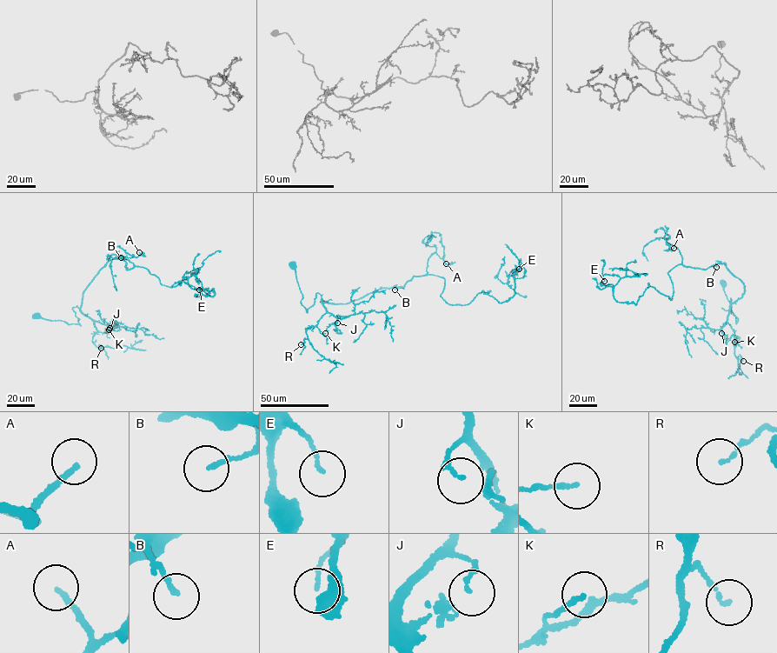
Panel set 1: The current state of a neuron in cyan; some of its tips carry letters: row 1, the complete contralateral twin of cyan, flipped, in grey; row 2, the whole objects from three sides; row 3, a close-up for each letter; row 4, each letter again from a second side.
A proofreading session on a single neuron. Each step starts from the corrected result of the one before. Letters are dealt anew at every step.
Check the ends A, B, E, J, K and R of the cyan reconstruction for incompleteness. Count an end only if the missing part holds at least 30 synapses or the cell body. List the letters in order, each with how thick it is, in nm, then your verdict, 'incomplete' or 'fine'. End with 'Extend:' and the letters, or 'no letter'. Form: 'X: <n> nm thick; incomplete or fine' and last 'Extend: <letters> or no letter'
A: 160 nm thick; incomplete
B: 130 nm thick; fine
E: 120 nm thick; fine
J: 110 nm thick; fine
K: 120 nm thick; fine
R: 120 nm thick; fine
Extend: A

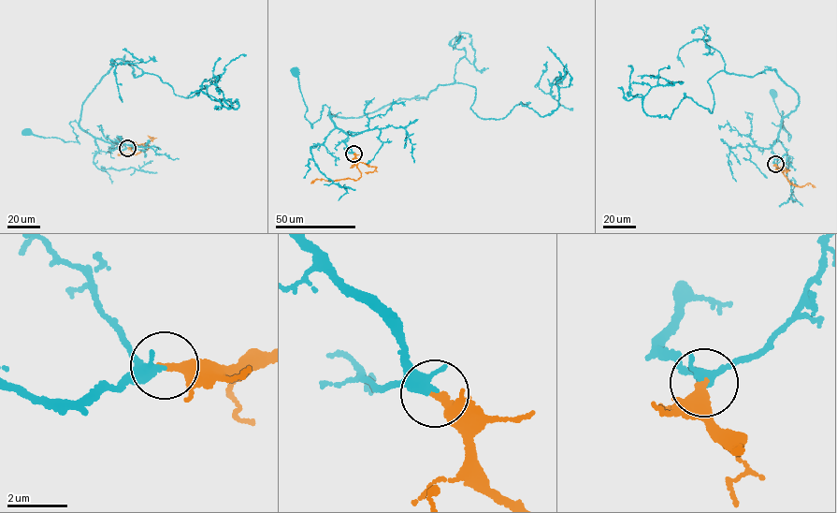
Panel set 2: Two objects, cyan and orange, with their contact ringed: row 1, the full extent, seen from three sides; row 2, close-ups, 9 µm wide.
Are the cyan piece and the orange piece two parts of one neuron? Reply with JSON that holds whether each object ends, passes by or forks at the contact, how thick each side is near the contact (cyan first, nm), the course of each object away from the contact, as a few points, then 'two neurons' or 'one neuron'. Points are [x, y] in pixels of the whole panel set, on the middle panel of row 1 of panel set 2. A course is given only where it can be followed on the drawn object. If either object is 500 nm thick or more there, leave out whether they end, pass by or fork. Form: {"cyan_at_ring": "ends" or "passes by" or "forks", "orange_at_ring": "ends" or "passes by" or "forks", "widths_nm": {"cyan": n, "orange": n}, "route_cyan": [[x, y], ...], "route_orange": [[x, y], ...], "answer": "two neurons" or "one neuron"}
{"cyan_at_ring": "passes by", "orange_at_ring": "ends", "widths_nm": {"cyan": 300, "orange": 340}, "route_cyan": [[353, 153], [326, 106], [311, 127], [295, 71]], "route_orange": [[353, 153], [361, 174], [357, 180], [322, 179], [310, 183]], "answer": "one neuron"}

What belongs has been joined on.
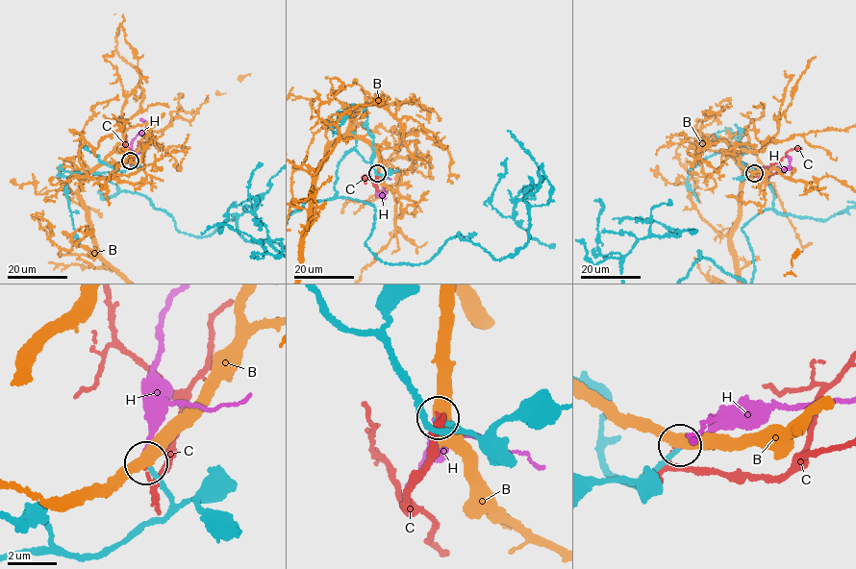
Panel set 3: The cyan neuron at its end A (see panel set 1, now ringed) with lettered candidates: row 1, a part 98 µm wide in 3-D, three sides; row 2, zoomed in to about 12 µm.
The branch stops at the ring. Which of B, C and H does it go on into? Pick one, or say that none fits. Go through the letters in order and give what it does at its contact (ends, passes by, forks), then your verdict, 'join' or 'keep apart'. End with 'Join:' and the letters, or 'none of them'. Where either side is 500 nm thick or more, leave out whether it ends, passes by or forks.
B: it passes by | keep apart
C: it forks | keep apart
H: it ends | join
Join: H

